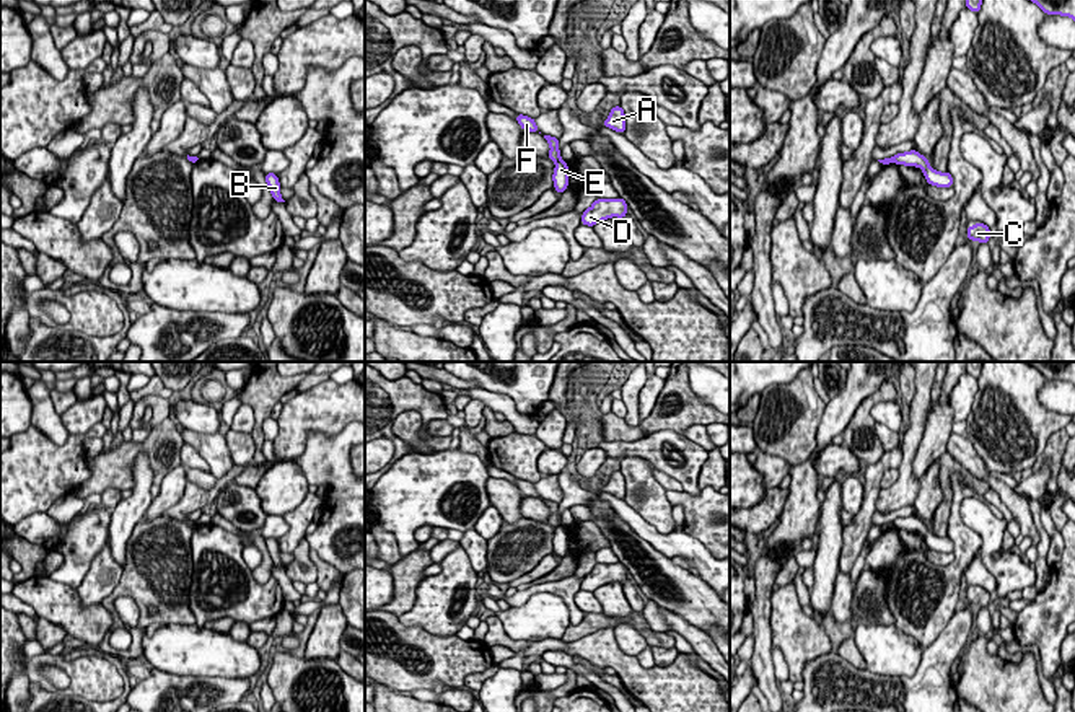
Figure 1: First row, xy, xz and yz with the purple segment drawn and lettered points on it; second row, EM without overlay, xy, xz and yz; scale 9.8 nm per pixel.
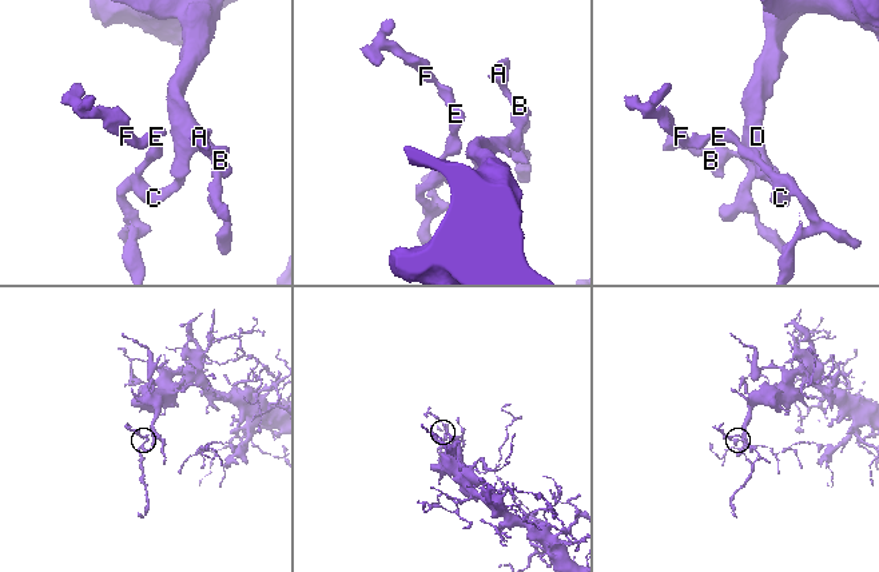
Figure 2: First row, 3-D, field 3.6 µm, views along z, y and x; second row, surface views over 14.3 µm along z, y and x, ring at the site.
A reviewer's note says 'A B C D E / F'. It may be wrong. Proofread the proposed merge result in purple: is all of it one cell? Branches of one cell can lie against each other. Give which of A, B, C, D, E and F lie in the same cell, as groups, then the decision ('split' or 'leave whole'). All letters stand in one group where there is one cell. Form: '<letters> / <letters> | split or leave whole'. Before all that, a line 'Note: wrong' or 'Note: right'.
Note: right
A B C D E / F | split

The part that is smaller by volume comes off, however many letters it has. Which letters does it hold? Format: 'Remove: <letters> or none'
Remove: F

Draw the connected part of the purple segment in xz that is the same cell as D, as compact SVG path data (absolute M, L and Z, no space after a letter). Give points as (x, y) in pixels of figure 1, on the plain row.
M596 564L590 574L581 578L581 590L595 591L601 585L627 580L627 569L624 564Z

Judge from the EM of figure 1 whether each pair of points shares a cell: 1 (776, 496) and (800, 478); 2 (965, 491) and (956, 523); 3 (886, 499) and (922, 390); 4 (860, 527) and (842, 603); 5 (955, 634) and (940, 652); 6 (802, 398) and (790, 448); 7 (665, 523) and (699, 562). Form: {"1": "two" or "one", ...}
{"1": "two", "2": "one", "3": "one", "4": "two", "5": "one", "6": "one", "7": "two"}

